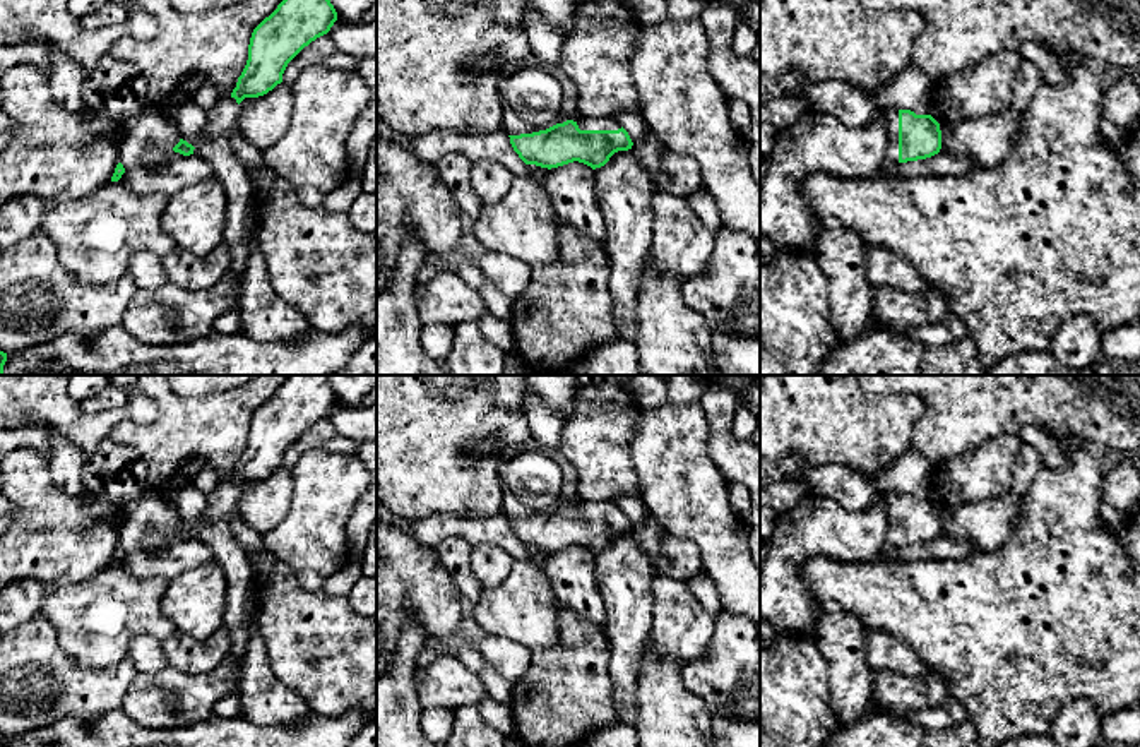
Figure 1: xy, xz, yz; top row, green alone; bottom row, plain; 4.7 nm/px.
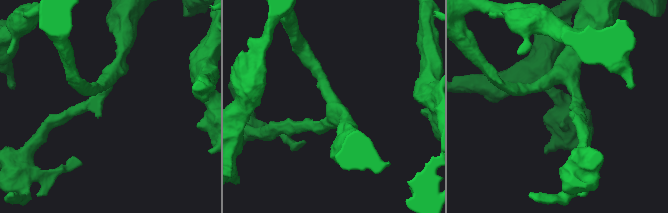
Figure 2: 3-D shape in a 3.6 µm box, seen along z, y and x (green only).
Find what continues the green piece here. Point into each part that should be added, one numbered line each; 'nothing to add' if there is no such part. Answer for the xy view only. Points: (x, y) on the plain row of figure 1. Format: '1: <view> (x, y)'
1: xy (221, 507)

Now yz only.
1: yz (890, 499)

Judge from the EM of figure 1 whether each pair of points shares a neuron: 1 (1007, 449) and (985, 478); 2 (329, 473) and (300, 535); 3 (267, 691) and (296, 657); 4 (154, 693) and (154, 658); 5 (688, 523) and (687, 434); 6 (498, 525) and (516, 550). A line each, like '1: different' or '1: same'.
1: same
2: same
3: different
4: different
5: same
6: same

